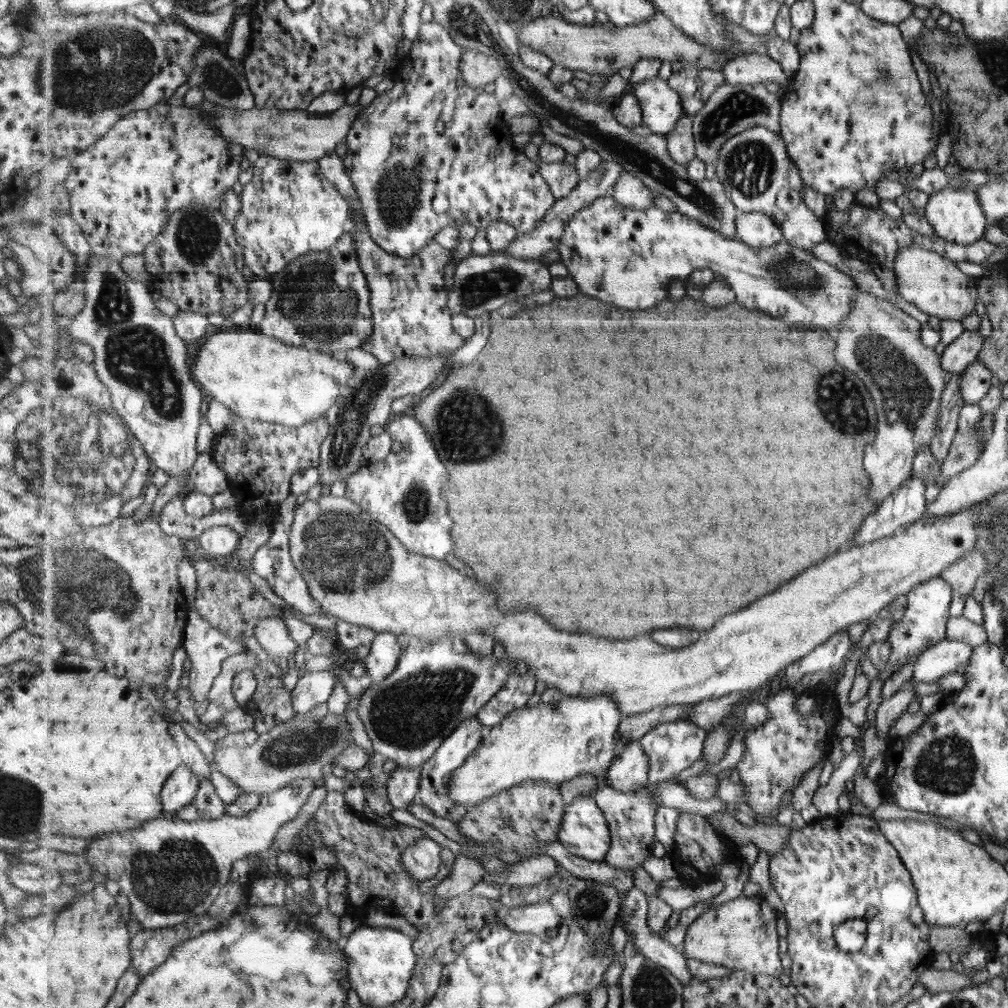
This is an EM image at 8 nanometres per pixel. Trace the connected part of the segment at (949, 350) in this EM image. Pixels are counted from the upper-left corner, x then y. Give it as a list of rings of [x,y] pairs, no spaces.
[[[963,330],[940,354],[940,367],[951,375],[961,373],[976,360],[983,341],[979,331],[969,333]]]

